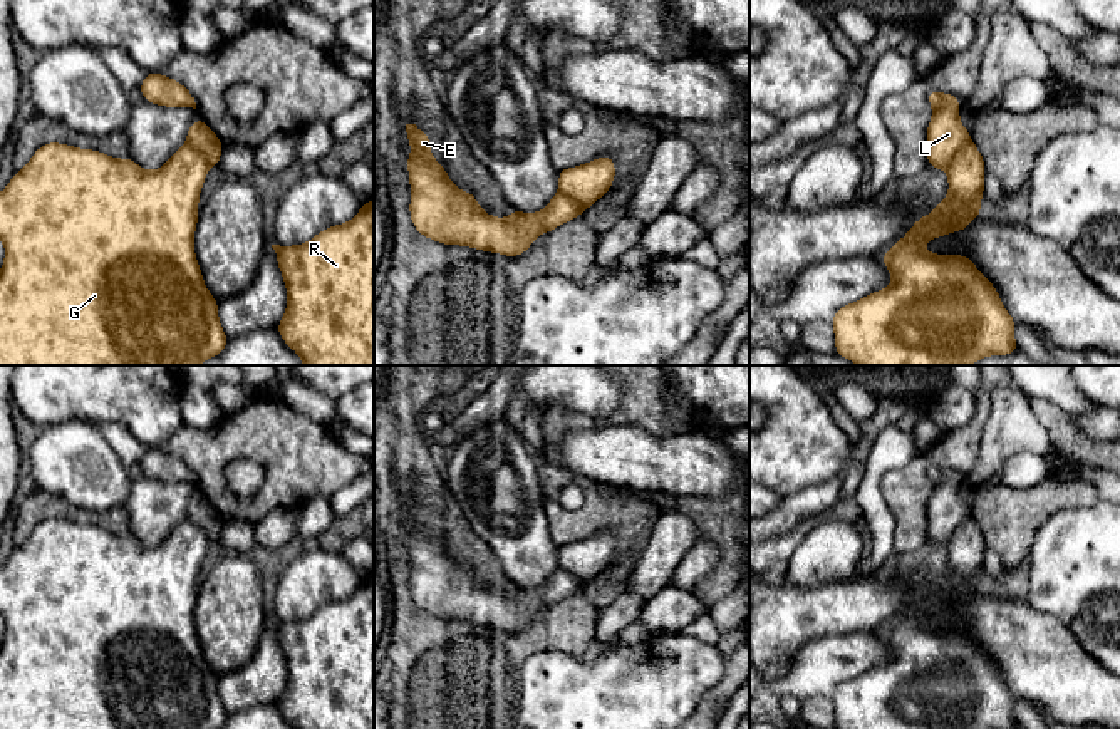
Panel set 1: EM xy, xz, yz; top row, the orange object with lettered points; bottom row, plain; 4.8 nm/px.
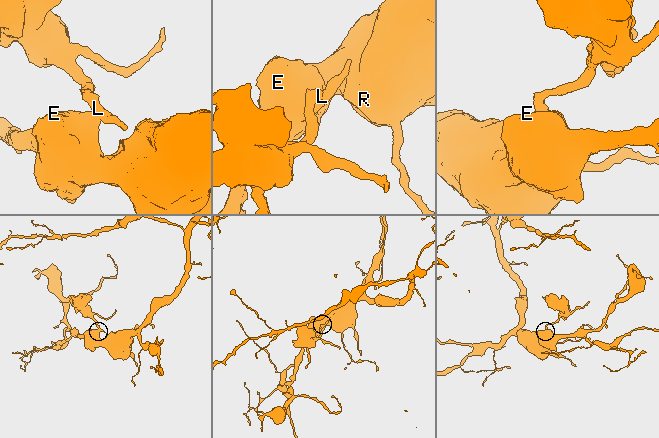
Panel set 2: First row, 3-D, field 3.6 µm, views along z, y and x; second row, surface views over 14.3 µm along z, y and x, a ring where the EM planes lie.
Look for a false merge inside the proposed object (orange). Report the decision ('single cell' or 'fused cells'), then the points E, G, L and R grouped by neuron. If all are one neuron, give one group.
fused cells; E G R / L

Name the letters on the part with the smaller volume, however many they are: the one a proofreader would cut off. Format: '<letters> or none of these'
L

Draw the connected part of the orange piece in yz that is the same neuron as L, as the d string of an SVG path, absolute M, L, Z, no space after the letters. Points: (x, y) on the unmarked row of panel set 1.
M927 468L934 489L927 501L927 541L946 545L952 533L971 516L971 508L961 499L961 478L954 469Z

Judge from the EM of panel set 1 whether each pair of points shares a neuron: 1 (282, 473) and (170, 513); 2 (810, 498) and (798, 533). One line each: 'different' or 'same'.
1: different
2: different

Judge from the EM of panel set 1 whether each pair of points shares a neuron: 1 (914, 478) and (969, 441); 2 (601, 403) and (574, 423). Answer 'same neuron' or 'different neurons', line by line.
1: same neuron
2: different neurons

